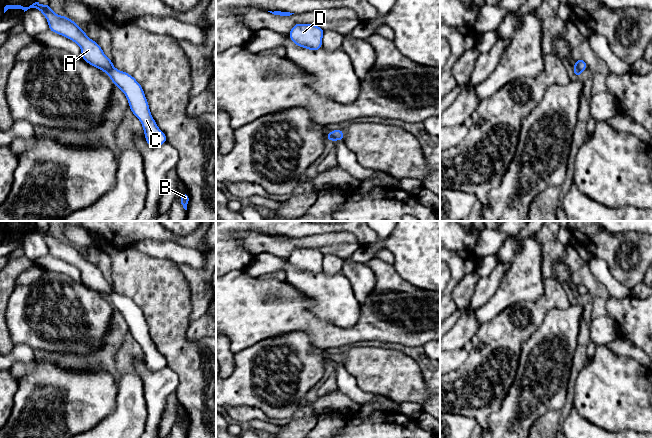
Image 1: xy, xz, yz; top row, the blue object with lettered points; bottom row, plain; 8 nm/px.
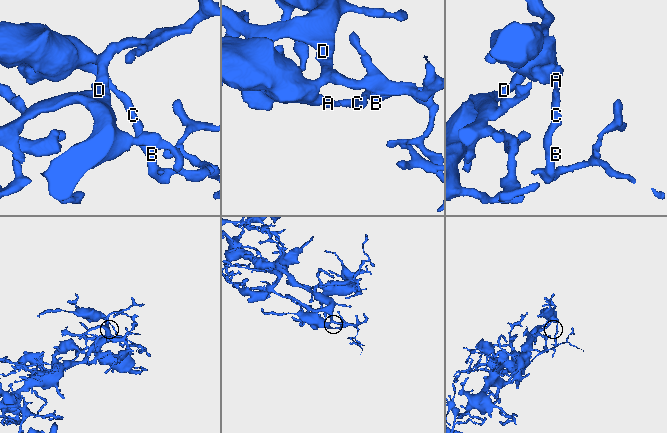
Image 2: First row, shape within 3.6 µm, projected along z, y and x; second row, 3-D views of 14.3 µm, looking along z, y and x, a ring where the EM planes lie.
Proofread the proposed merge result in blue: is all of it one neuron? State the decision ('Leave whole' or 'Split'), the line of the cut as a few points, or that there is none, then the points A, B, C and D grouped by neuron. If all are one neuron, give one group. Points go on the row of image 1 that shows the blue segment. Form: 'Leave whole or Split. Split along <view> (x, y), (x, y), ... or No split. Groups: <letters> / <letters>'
Split. Split along yz (574, 65), (581, 71). Groups: A D / B C

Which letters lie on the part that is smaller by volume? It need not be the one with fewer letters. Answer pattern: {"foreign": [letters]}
{"foreign": ["B", "C"]}

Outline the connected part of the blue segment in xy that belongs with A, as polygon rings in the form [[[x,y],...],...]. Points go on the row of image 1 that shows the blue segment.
[[[35,2],[29,7],[6,5],[4,7],[4,13],[8,9],[22,9],[25,12],[30,8],[37,8],[42,12],[48,21],[50,31],[62,35],[78,44],[81,48],[82,58],[85,62],[105,73],[113,68],[112,60],[105,56],[100,45],[88,38],[86,32],[80,29],[76,22],[70,20],[66,16],[59,16],[53,12],[50,9],[50,3],[41,5],[39,2]]]

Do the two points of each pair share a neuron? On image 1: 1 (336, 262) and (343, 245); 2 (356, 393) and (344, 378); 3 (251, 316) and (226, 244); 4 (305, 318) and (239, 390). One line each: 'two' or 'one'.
1: two
2: one
3: two
4: two

